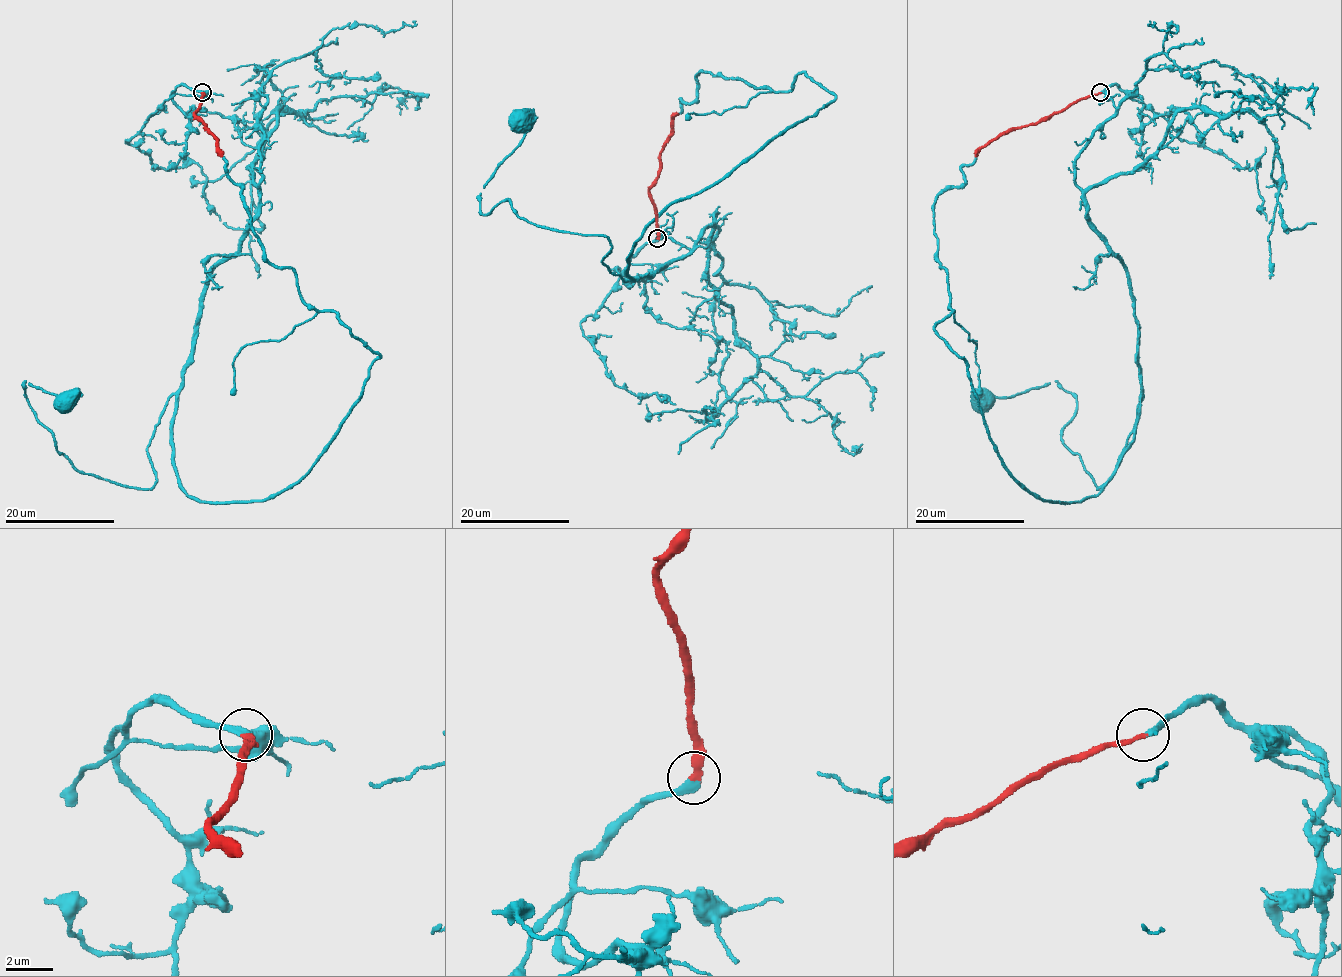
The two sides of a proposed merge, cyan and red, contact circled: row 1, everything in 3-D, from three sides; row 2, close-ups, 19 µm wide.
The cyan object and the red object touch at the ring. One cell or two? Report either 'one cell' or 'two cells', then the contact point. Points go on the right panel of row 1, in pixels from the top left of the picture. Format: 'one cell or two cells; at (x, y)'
one cell; at (1100, 92)

